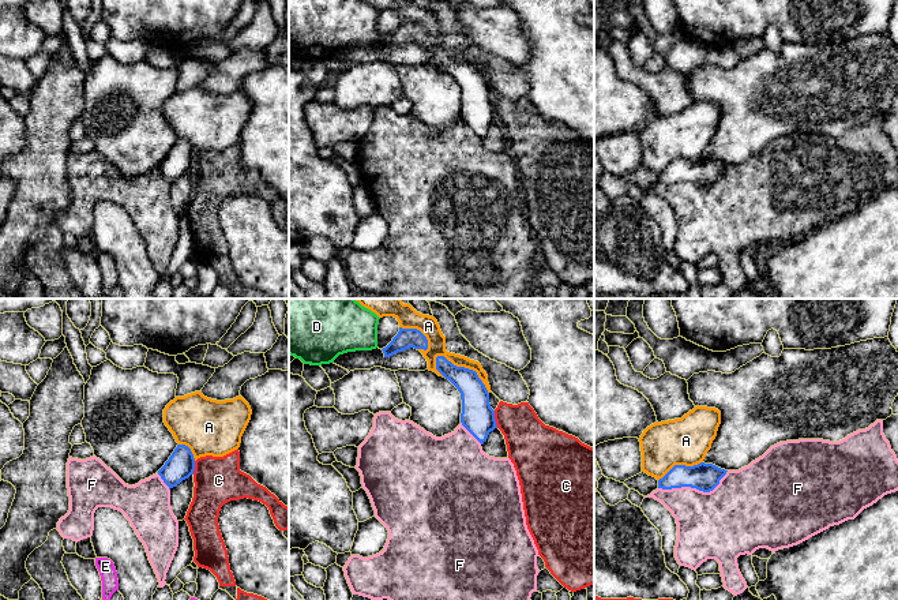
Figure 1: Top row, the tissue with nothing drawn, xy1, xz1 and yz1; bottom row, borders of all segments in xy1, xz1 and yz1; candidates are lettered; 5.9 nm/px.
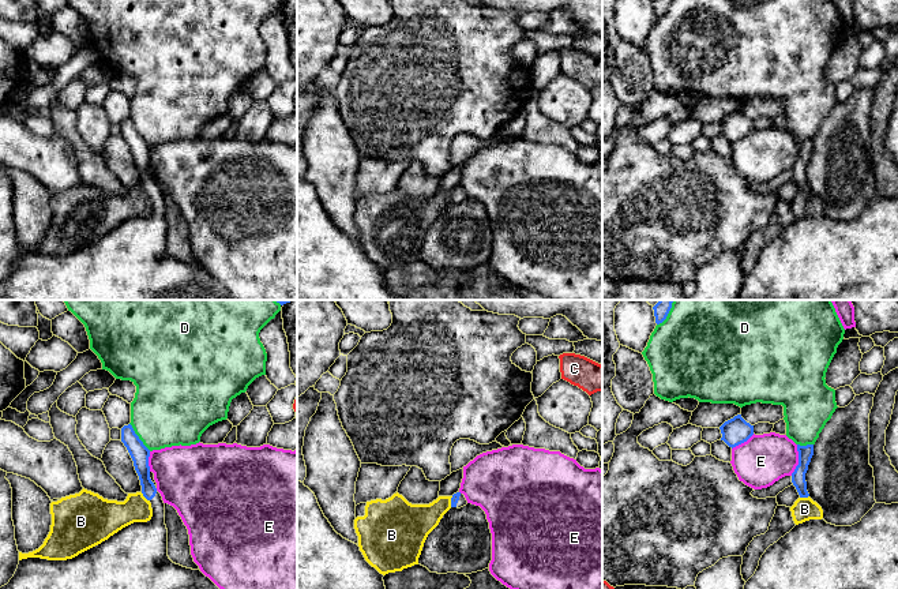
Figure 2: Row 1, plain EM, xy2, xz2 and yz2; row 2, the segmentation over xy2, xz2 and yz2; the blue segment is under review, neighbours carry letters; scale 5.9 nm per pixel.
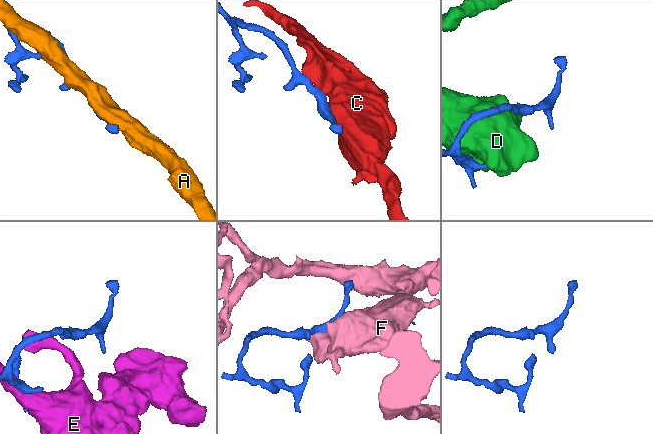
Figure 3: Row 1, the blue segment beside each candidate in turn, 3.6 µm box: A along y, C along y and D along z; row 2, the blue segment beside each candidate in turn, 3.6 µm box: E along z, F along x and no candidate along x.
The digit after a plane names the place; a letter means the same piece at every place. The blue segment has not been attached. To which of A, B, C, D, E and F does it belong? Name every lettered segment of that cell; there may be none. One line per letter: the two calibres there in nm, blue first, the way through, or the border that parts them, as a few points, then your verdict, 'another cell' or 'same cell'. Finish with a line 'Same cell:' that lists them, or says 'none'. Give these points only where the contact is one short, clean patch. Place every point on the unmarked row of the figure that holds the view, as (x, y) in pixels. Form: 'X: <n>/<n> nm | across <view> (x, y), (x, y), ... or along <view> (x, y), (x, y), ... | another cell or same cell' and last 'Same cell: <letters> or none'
A: 180/110 nm | another cell
B: 100/200 nm | along xy2 (141, 187), (149, 195) | another cell
C: 200/280 nm | another cell
D: 110/440 nm | another cell
E: 90/300 nm | another cell
F: 160/400 nm | another cell
Same cell: none

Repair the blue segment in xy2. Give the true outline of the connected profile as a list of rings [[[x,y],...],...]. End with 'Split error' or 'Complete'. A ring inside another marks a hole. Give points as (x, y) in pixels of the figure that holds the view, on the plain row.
[[[131,119],[121,123],[121,136],[134,155],[142,188],[151,198],[151,214],[134,217],[72,254],[19,255],[14,271],[0,282],[0,300],[236,300],[200,265],[183,262],[169,254],[165,198],[150,173],[150,145]]]. Split error

